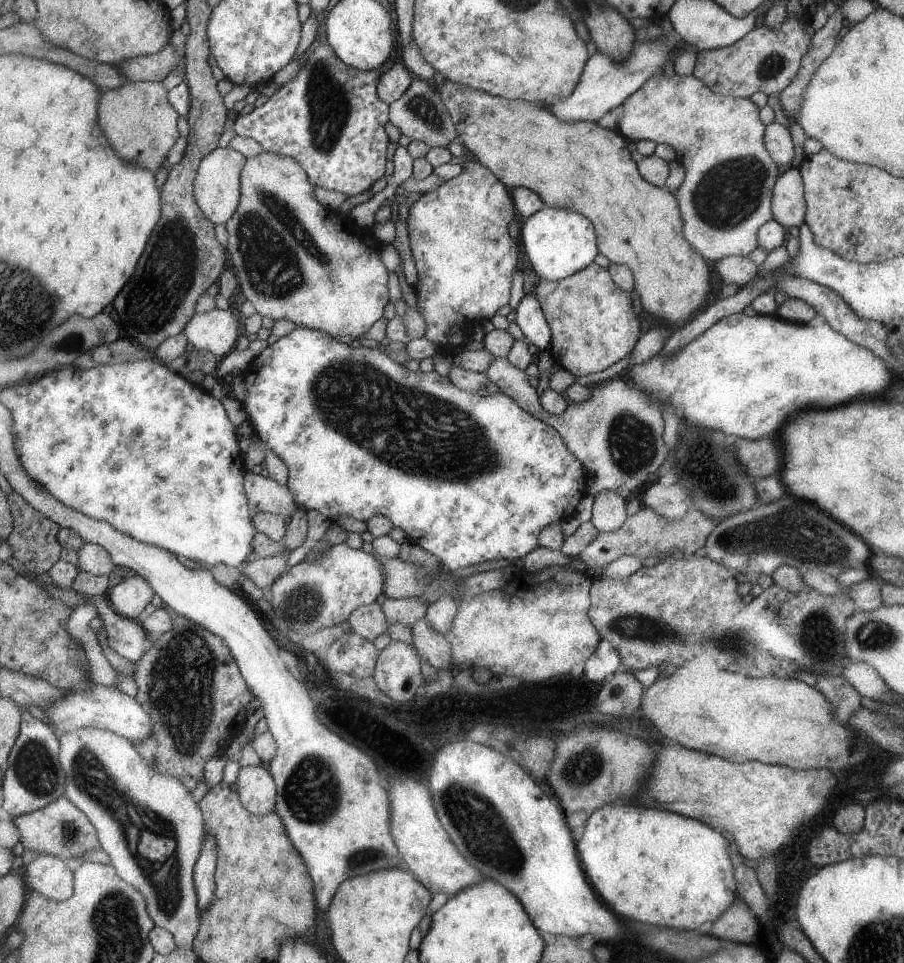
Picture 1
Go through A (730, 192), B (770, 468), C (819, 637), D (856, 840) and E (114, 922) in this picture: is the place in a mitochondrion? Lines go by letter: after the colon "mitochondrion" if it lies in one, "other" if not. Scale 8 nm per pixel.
A: mitochondrion
B: other
C: mitochondrion
D: other
E: mitochondrion

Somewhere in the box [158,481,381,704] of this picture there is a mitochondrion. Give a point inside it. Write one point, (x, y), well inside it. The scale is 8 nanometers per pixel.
(303, 604)

